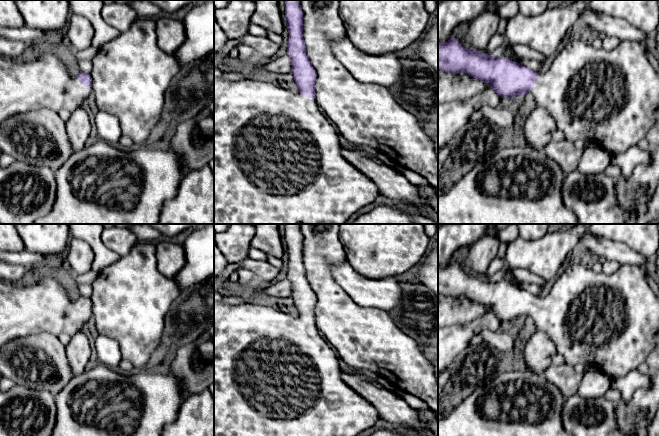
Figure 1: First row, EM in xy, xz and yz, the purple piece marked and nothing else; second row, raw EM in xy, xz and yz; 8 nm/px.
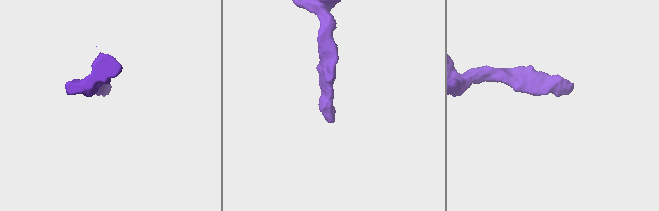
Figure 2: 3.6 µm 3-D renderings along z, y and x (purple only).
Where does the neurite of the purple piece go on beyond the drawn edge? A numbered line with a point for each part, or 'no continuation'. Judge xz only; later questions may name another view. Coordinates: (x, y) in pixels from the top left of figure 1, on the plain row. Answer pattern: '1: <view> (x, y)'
1: xz (274, 374)

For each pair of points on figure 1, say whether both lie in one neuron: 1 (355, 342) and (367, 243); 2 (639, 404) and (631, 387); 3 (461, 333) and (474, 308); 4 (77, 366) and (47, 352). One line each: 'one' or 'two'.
1: two
2: two
3: two
4: two

